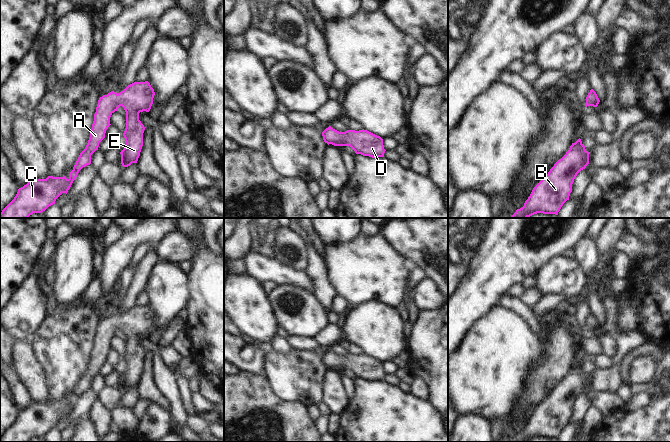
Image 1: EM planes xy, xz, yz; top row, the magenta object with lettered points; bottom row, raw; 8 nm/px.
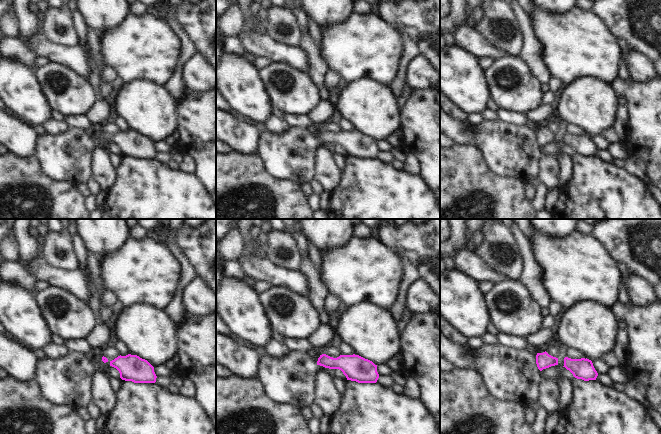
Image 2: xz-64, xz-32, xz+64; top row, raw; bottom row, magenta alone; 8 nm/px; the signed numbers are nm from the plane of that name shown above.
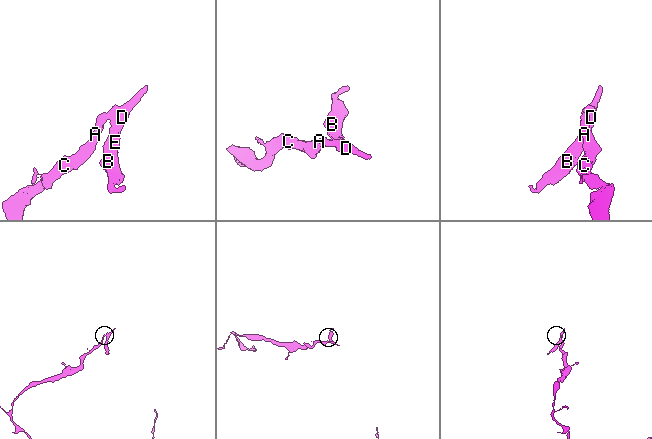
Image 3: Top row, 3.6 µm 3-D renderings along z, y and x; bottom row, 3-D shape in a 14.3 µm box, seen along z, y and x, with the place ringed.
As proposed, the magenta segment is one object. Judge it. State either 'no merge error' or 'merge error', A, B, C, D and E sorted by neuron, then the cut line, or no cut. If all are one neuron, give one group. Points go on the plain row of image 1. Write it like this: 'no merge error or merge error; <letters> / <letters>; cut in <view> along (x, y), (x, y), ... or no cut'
no merge error; A B C D E; no cut

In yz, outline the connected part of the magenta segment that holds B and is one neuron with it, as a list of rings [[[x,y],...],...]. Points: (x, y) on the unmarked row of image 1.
[[[579,362],[572,367],[566,378],[550,393],[548,398],[533,412],[524,430],[517,433],[511,442],[528,442],[537,437],[558,439],[563,428],[569,424],[572,408],[577,398],[589,388],[589,378]]]

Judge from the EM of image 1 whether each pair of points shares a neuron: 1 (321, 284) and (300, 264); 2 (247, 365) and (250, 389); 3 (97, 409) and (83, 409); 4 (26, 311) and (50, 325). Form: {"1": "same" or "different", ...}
{"1": "different", "2": "different", "3": "different", "4": "different"}

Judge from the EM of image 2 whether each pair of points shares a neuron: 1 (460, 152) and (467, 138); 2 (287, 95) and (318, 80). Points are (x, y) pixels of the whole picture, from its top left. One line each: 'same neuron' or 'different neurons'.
1: different neurons
2: different neurons

